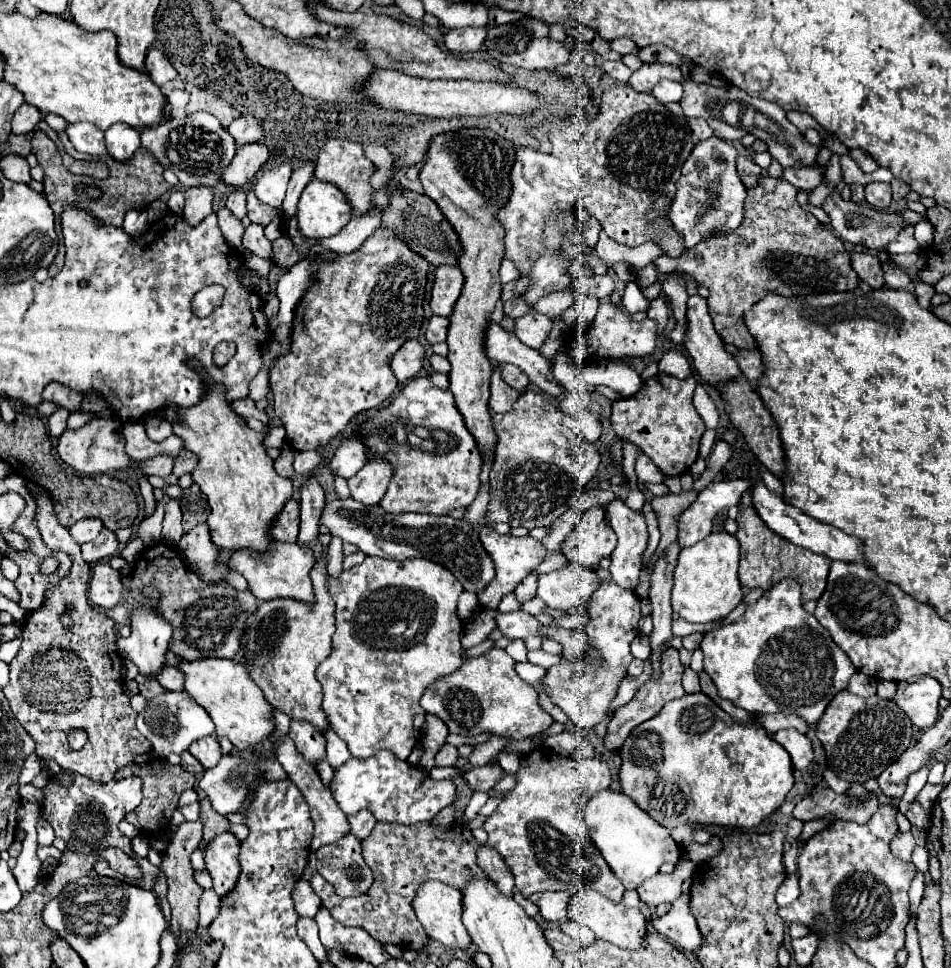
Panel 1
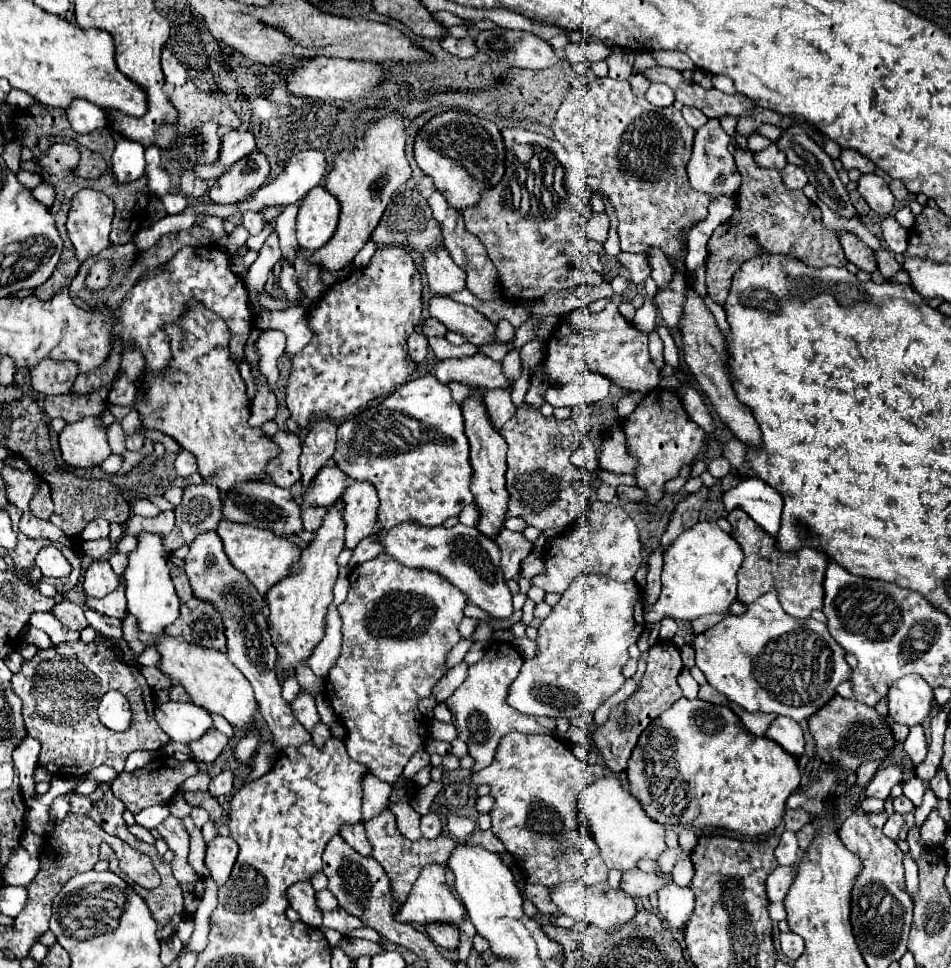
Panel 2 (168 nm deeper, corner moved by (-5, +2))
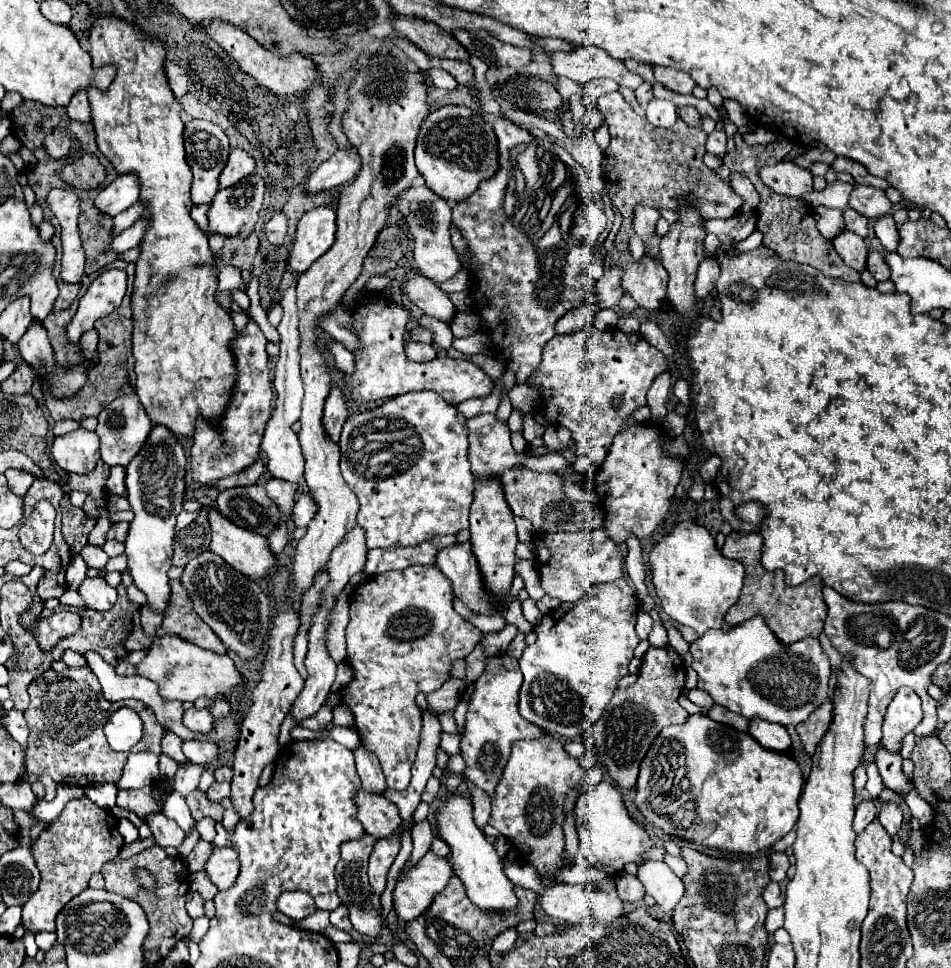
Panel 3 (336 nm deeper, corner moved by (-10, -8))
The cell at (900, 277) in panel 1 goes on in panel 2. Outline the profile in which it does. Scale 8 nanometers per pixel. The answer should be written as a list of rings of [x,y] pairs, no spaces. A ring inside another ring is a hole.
[[[879,249],[875,251],[875,259],[877,259],[877,269],[879,273],[887,279],[891,275],[895,275],[897,271],[901,271],[901,263],[895,259],[895,255],[887,249]]]

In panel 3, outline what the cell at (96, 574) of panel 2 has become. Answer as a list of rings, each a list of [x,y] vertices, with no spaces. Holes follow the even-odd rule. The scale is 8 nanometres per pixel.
[[[86,577],[78,593],[84,597],[86,605],[96,611],[108,611],[116,603],[118,591],[106,583],[104,577]]]

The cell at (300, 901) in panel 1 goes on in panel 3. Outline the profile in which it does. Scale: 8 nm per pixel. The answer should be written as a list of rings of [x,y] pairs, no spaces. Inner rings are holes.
[[[286,891],[278,897],[278,911],[294,921],[300,921],[316,911],[314,897],[304,891]]]

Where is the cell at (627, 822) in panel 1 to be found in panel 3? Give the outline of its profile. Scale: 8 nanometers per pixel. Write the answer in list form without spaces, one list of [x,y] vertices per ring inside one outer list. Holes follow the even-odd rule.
[[[608,781],[598,783],[590,793],[582,795],[576,805],[576,829],[580,843],[579,852],[606,875],[622,873],[628,863],[642,863],[644,855],[654,847],[652,837],[642,825],[632,821],[624,805],[622,793]]]

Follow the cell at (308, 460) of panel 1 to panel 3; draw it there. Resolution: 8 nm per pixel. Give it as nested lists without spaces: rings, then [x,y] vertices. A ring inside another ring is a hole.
[[[416,391],[416,393],[404,393],[400,397],[394,397],[390,401],[386,401],[384,405],[372,409],[372,411],[362,411],[362,413],[356,413],[352,417],[346,419],[344,423],[344,429],[342,429],[342,435],[340,435],[340,453],[342,453],[342,461],[340,461],[340,467],[342,467],[342,477],[344,481],[350,485],[350,489],[356,493],[358,501],[360,501],[360,511],[358,511],[358,523],[366,529],[366,543],[368,543],[368,549],[374,549],[374,547],[382,547],[382,549],[388,549],[388,547],[394,547],[394,545],[400,545],[400,547],[412,547],[412,545],[420,545],[422,541],[428,541],[436,535],[456,535],[458,531],[462,529],[468,529],[468,515],[470,515],[470,503],[472,503],[472,491],[474,491],[474,475],[472,475],[472,469],[470,469],[470,461],[468,461],[468,425],[466,425],[466,417],[458,411],[458,407],[454,405],[448,405],[438,393],[432,393],[432,391]]]

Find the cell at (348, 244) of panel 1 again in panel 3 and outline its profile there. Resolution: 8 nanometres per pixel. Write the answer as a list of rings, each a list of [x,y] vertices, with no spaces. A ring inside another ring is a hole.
[[[374,275],[374,277],[370,277],[368,279],[368,283],[366,283],[366,289],[368,291],[384,291],[386,287],[388,287],[388,283],[390,283],[390,279],[386,277],[386,275]]]

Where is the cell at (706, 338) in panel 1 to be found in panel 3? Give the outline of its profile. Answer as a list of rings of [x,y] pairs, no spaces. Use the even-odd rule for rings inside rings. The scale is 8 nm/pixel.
[[[644,257],[642,263],[632,263],[624,271],[624,291],[630,293],[634,301],[650,313],[662,311],[662,305],[666,301],[666,285],[668,271],[658,259]]]

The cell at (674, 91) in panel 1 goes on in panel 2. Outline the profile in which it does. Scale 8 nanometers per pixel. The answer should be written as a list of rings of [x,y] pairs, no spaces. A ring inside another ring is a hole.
[[[653,83],[647,93],[645,93],[645,99],[655,105],[655,107],[669,107],[673,105],[675,101],[675,93],[671,91],[671,87],[663,85],[663,83]]]

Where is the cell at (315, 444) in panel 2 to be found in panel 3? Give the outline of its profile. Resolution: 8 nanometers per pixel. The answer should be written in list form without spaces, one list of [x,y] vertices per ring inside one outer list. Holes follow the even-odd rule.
[[[334,385],[328,399],[326,399],[324,417],[322,417],[322,425],[324,425],[324,431],[326,431],[330,441],[338,443],[346,417],[348,417],[348,411],[346,411],[346,405],[344,405],[344,395],[342,395],[340,387]]]

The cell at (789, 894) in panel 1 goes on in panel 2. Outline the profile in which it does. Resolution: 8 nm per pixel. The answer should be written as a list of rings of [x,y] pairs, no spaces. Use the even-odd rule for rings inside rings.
[[[777,867],[765,881],[769,901],[783,901],[783,897],[787,895],[787,889],[791,887],[791,881],[793,881],[793,869]]]

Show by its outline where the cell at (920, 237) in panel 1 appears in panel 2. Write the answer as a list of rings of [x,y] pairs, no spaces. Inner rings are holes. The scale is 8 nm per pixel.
[[[908,206],[897,209],[895,219],[897,219],[903,227],[907,227],[907,229],[911,229],[911,227],[915,225],[915,217],[913,217],[913,213],[911,213],[911,209]]]

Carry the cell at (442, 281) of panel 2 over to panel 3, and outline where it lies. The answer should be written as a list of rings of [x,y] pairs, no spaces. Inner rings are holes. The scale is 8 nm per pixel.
[[[426,185],[410,187],[408,191],[404,191],[404,195],[398,197],[396,203],[398,203],[400,213],[408,221],[408,231],[414,237],[414,261],[420,273],[428,277],[430,281],[434,281],[436,285],[450,281],[462,269],[458,255],[450,243],[450,233],[448,233],[448,227],[452,223],[450,205],[442,197],[436,197],[436,193],[428,191]]]

